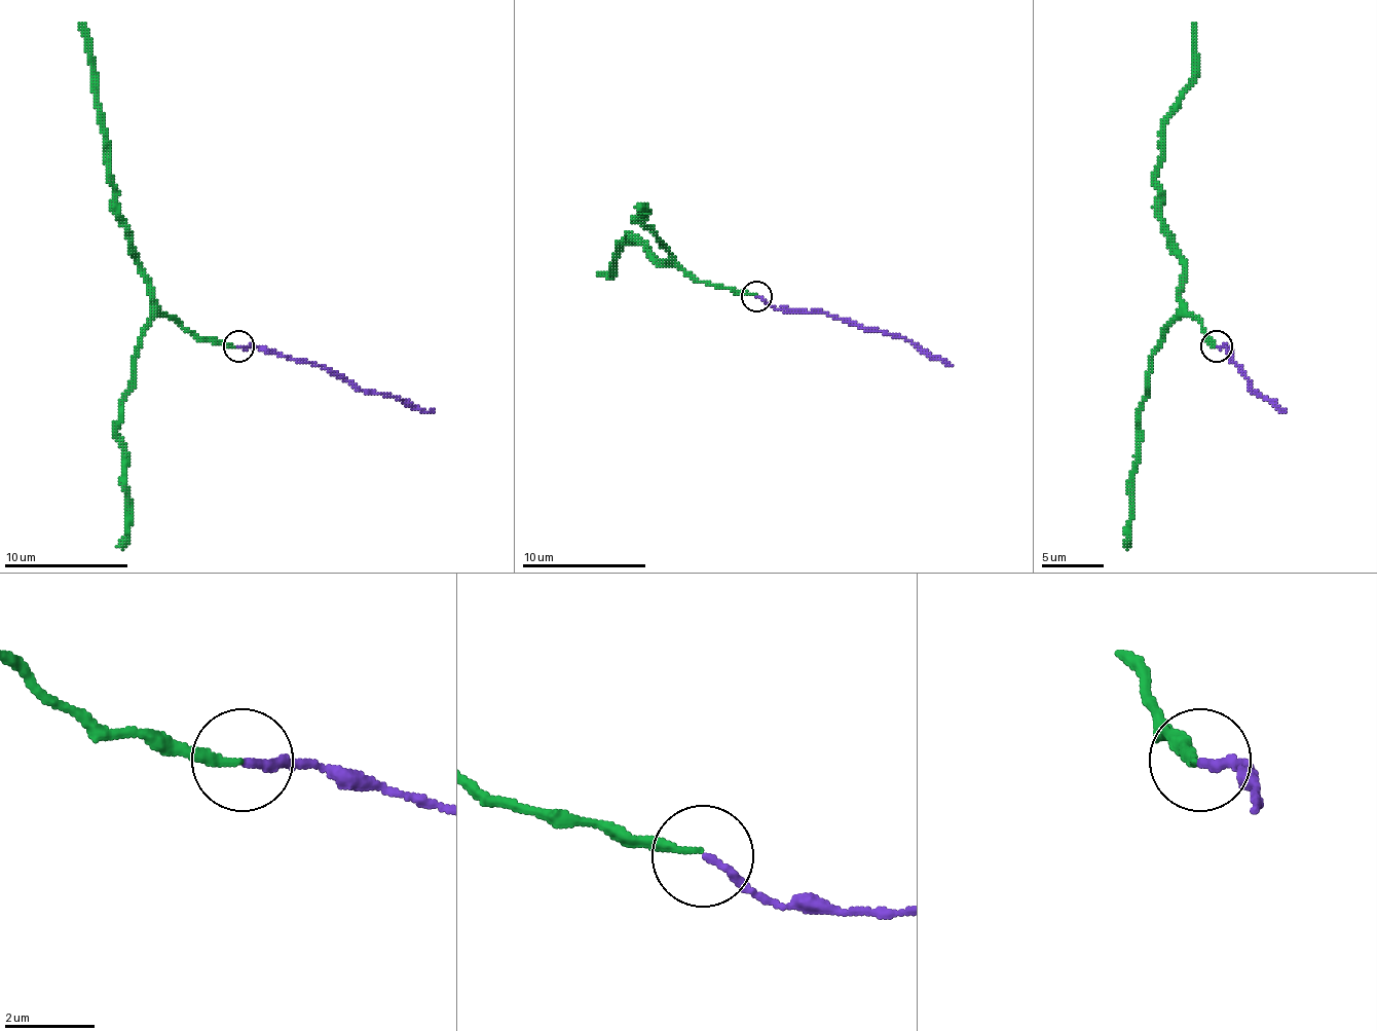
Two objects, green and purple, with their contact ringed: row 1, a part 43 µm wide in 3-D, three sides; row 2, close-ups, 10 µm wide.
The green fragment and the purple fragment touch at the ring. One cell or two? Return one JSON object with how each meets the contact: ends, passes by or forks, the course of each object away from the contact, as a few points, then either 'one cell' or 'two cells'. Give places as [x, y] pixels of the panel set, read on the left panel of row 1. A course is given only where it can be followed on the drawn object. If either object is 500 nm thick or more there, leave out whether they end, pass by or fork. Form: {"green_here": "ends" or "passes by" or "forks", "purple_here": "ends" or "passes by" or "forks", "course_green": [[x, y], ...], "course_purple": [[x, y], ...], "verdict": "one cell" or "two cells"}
{"green_here": "ends", "purple_here": "ends", "course_green": [[237, 346], [197, 340], [159, 309], [153, 297], [119, 216], [107, 129], [91, 76], [91, 38], [79, 23]], "course_purple": [[237, 346], [306, 359], [337, 372], [362, 391], [380, 394], [424, 412], [434, 409]], "verdict": "one cell"}

